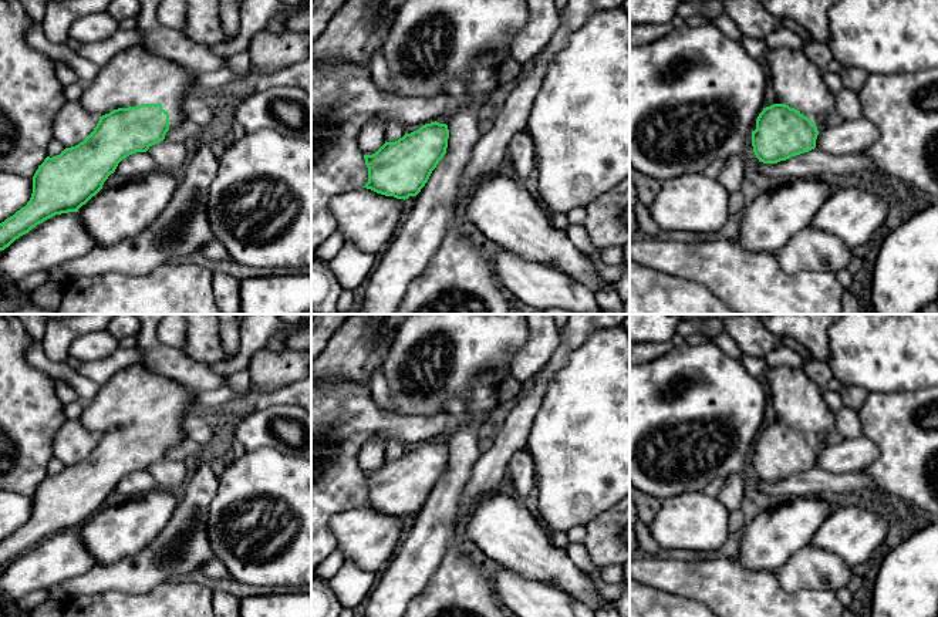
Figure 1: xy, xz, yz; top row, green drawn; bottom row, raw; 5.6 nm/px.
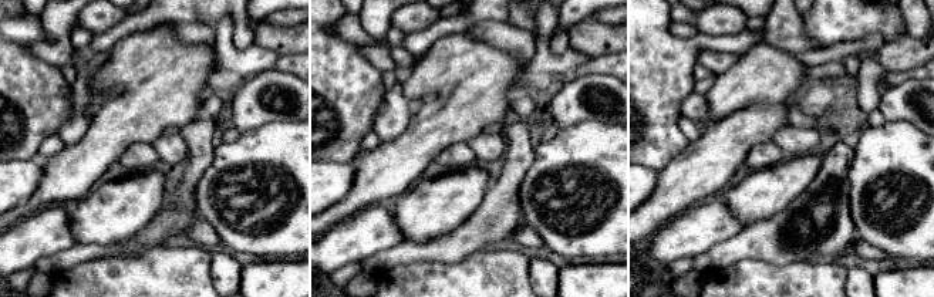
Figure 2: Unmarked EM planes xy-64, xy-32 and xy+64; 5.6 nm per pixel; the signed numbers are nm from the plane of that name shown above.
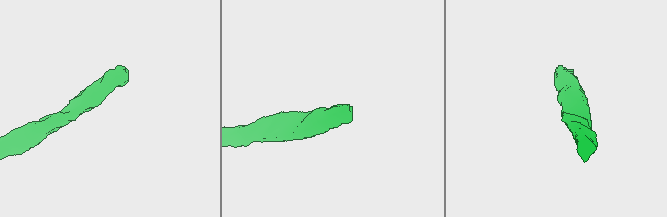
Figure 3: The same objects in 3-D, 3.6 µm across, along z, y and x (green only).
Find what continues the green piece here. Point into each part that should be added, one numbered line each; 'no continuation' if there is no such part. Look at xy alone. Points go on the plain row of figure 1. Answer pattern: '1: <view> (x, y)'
1: xy (135, 394)

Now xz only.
1: xz (367, 538)

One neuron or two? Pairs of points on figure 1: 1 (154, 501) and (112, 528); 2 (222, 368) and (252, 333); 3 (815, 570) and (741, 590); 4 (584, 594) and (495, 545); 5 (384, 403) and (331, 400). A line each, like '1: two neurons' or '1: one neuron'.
1: one neuron
2: one neuron
3: two neurons
4: one neuron
5: two neurons

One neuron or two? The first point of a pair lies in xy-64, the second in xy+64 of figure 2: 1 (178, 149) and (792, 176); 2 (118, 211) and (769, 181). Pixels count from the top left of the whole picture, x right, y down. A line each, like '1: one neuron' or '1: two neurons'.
1: two neurons
2: one neuron

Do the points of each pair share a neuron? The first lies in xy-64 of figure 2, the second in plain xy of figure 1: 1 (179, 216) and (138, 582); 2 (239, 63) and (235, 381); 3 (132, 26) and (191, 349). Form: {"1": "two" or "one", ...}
{"1": "one", "2": "two", "3": "two"}

